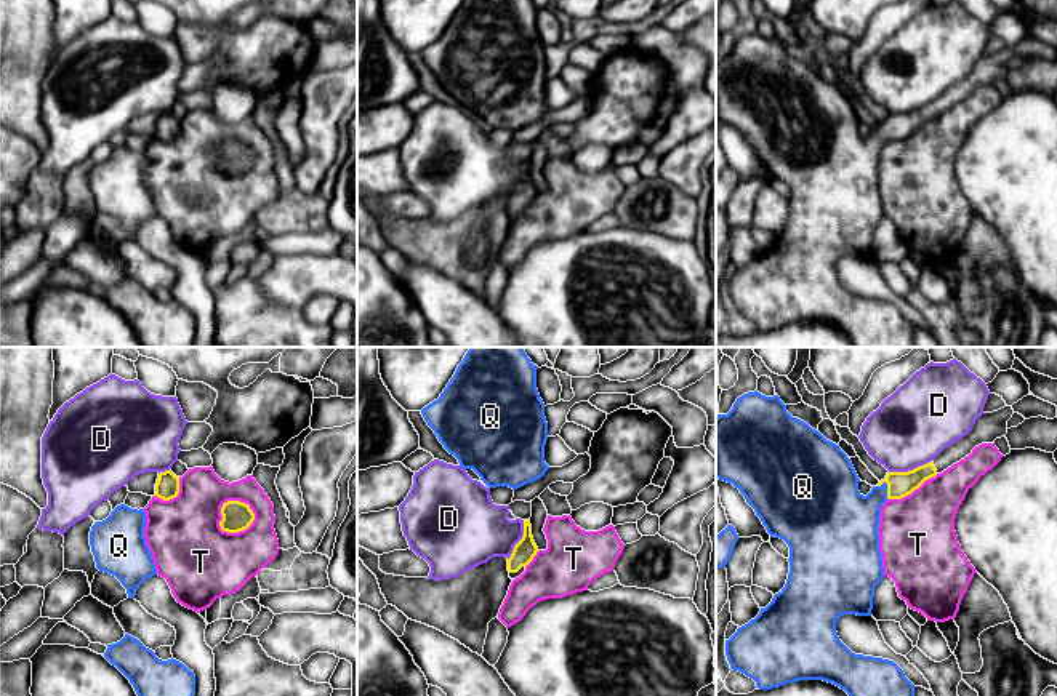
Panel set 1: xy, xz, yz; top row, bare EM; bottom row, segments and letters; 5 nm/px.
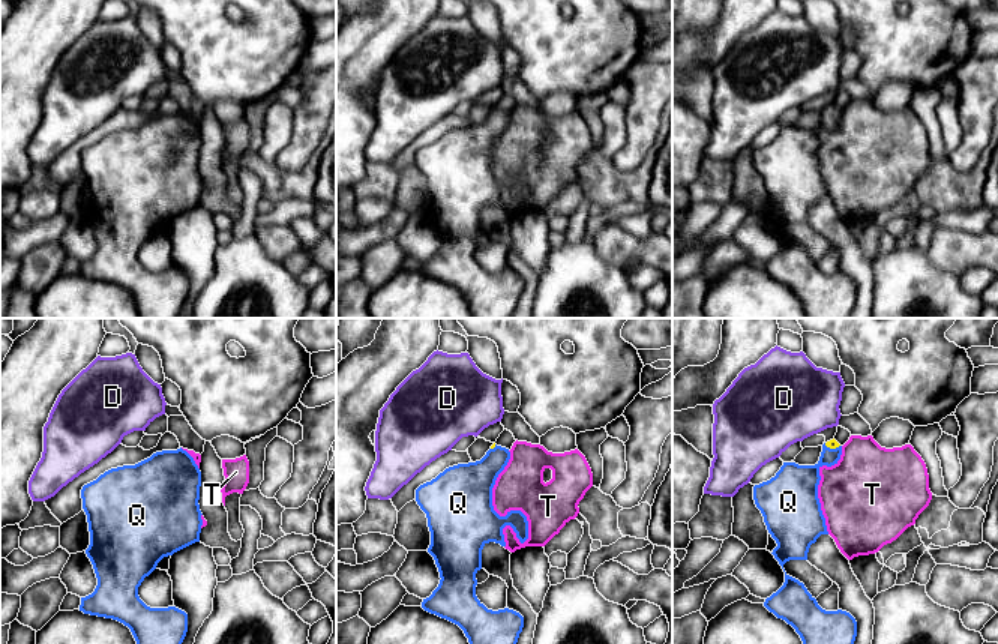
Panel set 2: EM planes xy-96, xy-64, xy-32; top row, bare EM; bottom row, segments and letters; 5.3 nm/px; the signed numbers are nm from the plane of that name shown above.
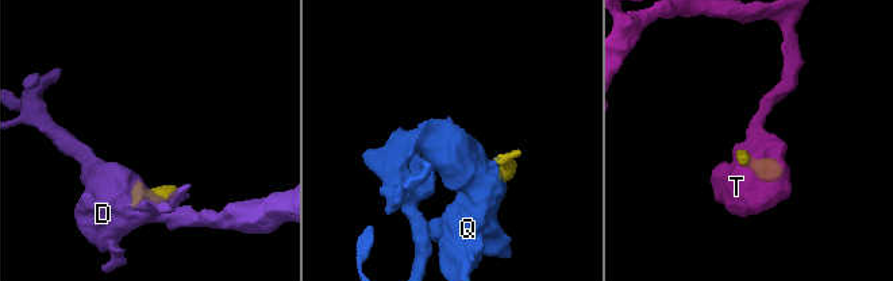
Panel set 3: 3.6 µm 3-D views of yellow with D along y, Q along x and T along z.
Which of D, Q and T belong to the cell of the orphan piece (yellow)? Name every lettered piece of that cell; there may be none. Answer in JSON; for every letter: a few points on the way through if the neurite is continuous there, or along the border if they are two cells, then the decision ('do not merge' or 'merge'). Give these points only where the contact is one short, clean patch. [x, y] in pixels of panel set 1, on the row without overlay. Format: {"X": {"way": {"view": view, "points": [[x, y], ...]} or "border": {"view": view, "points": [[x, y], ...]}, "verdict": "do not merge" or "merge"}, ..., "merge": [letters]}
{"D": {"border": {"view": "yz", "points": [[931, 101], [907, 112], [889, 114]]}, "verdict": "do not merge"}, "Q": {"way": {"view": "yz", "points": [[899, 125], [888, 132], [857, 159], [849, 162]]}, "verdict": "merge"}, "T": {"verdict": "do not merge"}, "merge": ["Q"]}

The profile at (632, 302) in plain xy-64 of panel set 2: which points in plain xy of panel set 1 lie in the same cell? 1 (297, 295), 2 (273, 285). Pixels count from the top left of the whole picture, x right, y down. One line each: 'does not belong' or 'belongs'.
1: does not belong
2: does not belong

